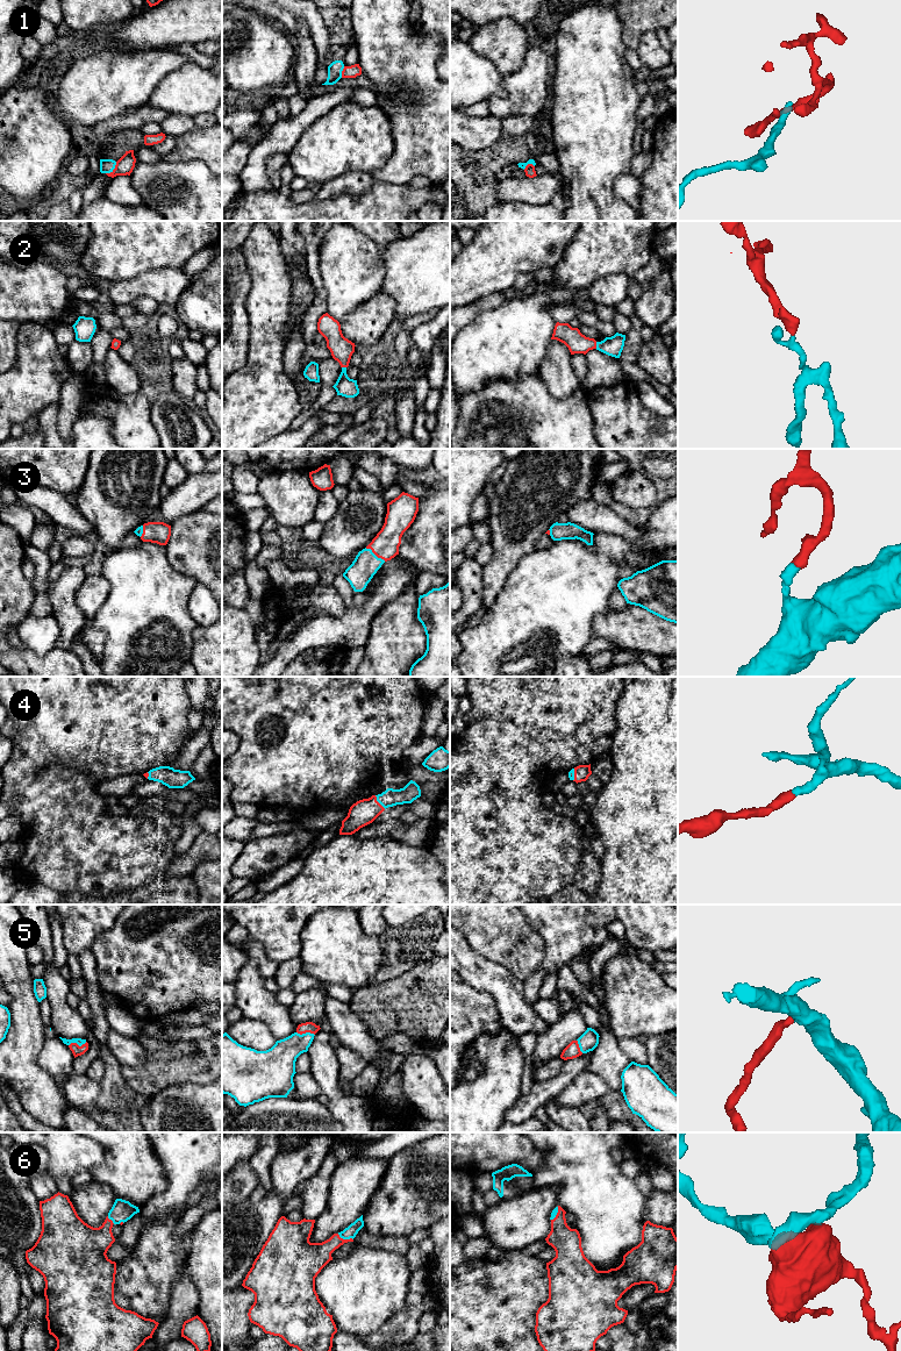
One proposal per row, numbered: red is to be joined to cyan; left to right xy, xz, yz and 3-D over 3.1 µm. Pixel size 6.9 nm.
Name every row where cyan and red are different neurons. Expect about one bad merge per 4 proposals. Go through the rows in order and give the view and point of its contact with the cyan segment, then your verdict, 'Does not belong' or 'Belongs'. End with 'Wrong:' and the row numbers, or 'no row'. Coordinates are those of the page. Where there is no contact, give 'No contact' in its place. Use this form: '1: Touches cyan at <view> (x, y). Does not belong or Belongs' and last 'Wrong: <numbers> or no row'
1: Touches cyan at xy (113, 169). Does not belong
2: Touches cyan at yz (596, 345). Belongs
3: Touches cyan at xz (374, 555). Belongs
4: Touches cyan at xz (379, 802). Belongs
5: Touches cyan at xz (306, 1033). Belongs
6: Touches cyan at xz (345, 1238). Belongs
Wrong: 1

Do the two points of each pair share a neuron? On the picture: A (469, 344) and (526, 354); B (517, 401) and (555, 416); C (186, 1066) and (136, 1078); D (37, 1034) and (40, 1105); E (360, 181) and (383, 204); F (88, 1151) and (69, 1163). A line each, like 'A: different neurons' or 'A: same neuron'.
A: same neuron
B: same neuron
C: same neuron
D: same neuron
E: different neurons
F: same neuron

